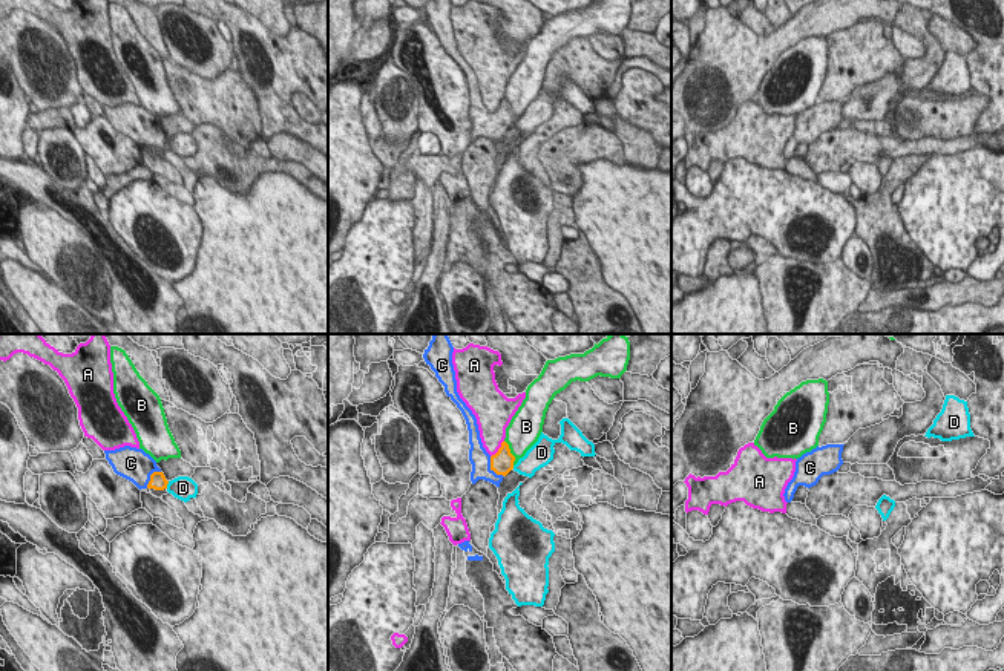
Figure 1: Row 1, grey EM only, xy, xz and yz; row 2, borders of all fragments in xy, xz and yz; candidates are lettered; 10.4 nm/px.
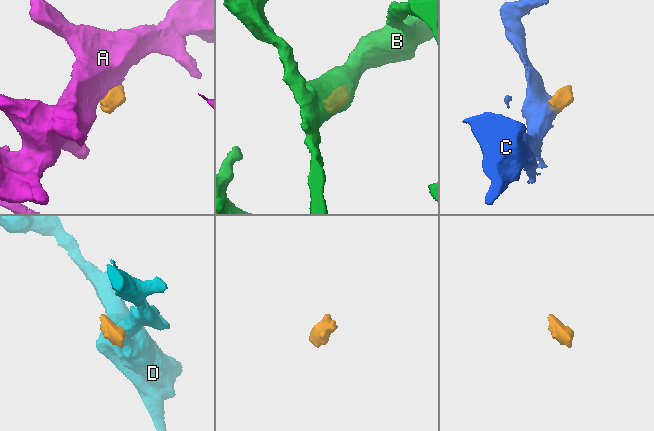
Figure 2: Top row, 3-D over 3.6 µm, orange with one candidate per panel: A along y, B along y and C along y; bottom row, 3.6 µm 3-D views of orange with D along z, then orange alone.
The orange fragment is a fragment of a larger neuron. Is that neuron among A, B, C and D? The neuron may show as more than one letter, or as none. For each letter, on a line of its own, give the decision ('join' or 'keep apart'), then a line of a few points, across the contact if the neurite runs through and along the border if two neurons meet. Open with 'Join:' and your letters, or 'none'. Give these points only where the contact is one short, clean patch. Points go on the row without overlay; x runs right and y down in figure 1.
Join: C
A: keep apart
B: keep apart
C: join | xz (502, 120), (492, 126), (480, 117)
D: keep apart | xy (169, 138), (166, 144)

